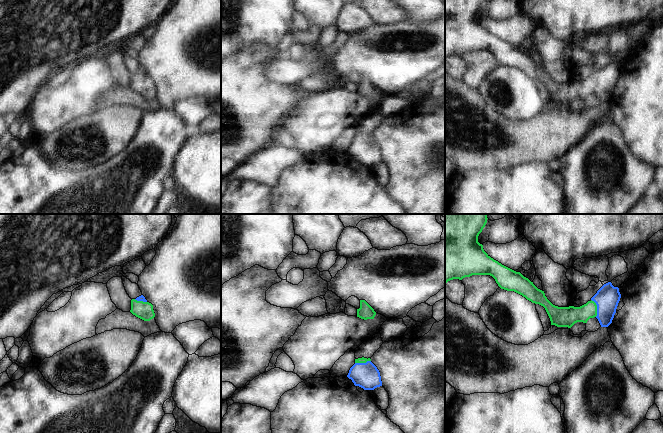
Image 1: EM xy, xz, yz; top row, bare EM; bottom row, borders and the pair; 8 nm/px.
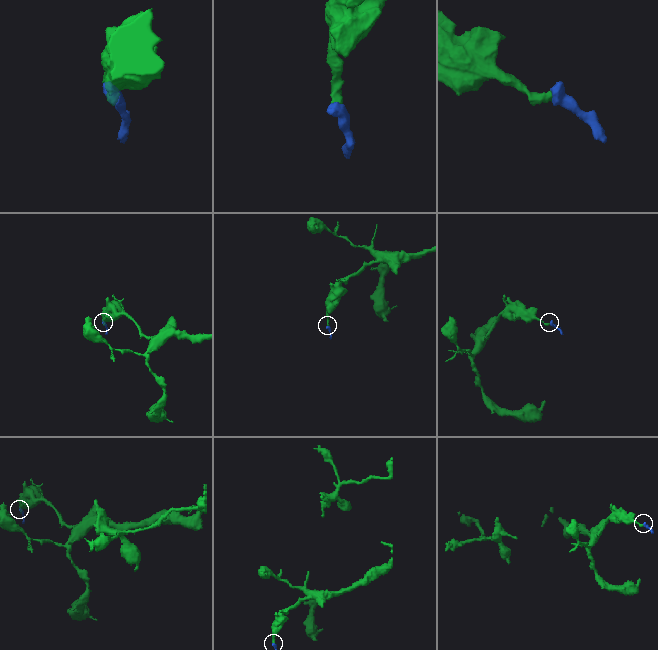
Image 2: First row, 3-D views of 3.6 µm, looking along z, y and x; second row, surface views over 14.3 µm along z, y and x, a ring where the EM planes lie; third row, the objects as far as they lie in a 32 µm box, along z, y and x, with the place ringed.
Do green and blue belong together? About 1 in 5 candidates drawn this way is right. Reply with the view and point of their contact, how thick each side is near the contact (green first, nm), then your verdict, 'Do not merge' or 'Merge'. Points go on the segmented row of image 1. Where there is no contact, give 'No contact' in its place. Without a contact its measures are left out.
Touches green at yz (596, 308). Thickness 160 nm (green) against 190 nm. Merge.

